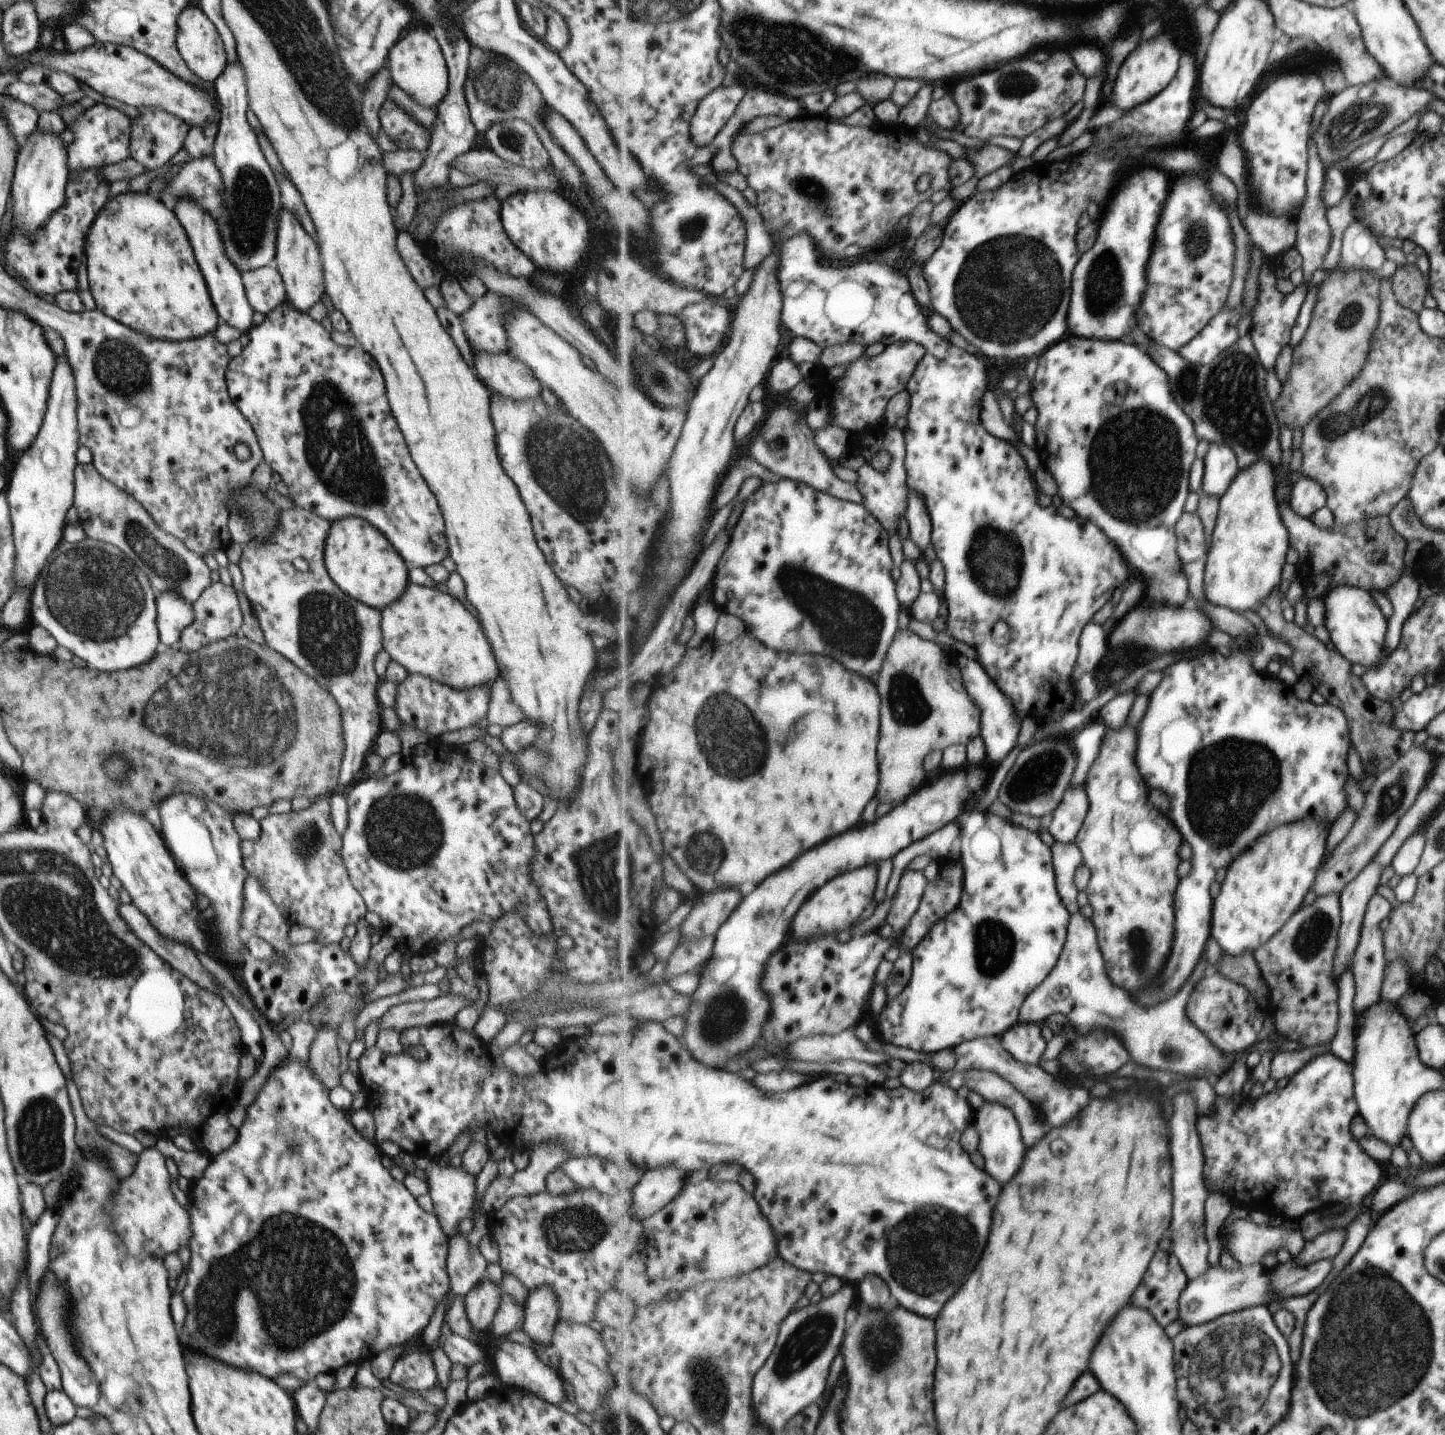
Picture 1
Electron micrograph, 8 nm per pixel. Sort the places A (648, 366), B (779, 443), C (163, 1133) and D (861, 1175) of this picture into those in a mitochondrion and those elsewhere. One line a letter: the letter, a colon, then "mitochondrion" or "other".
A: mitochondrion
B: mitochondrion
C: other
D: other

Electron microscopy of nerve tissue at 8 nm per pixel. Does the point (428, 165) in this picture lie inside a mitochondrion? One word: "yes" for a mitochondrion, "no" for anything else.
no

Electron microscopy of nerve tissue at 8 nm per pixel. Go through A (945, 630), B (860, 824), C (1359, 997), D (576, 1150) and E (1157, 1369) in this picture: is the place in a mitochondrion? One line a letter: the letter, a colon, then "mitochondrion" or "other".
A: other
B: other
C: other
D: other
E: other

